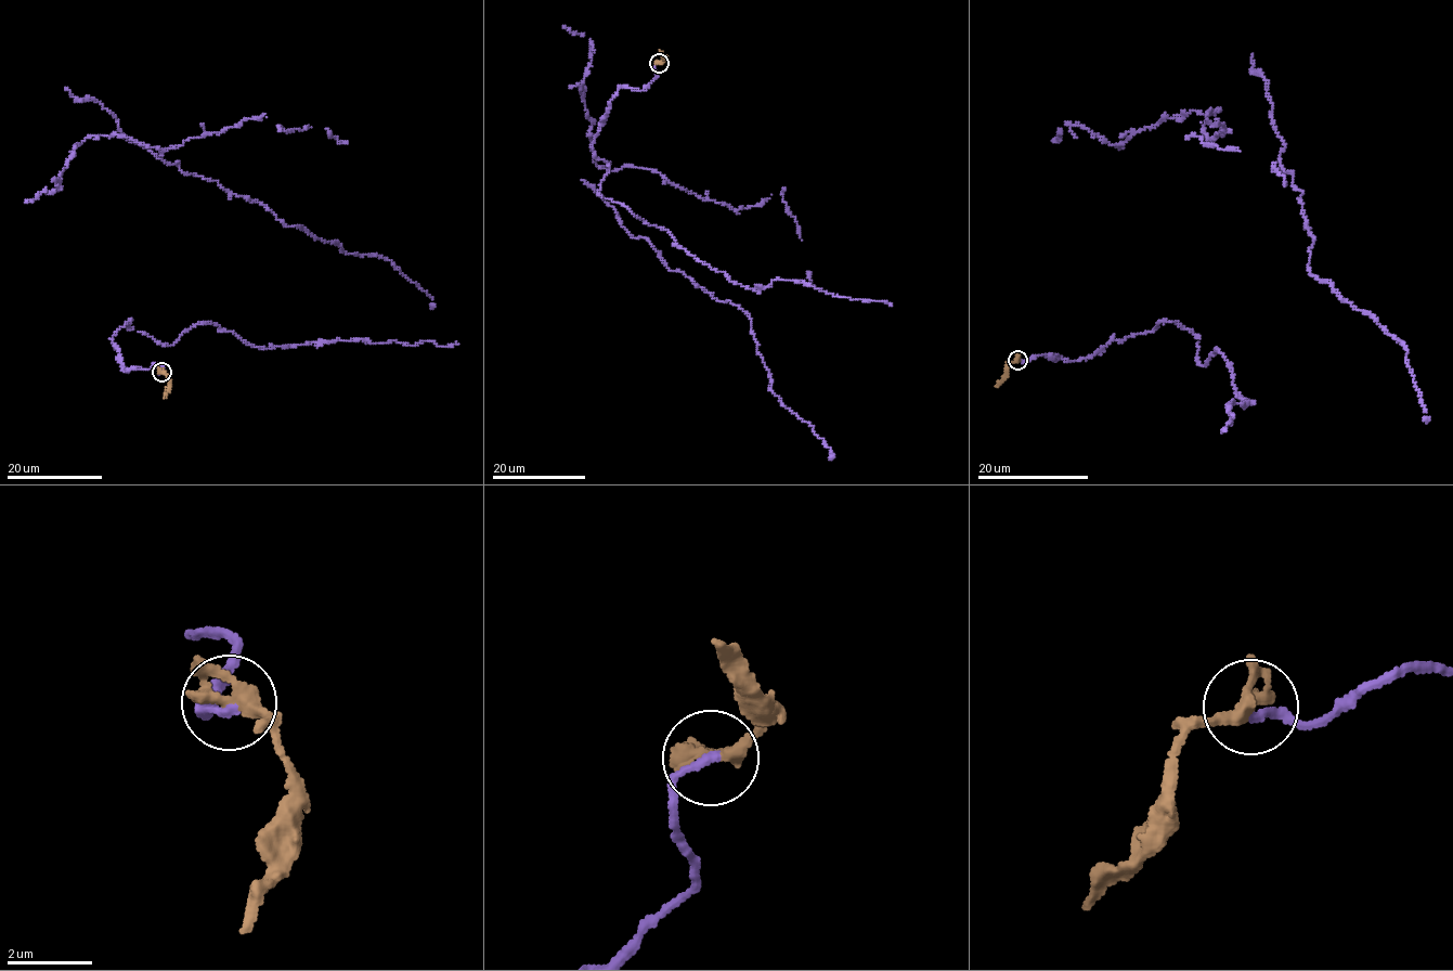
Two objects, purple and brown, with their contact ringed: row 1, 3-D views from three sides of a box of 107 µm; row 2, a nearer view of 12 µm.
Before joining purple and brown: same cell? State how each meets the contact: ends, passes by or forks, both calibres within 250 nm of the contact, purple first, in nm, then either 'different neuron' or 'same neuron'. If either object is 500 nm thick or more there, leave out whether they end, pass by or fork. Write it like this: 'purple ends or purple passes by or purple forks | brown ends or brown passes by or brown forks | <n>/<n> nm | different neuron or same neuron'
purple ends | brown passes by | 190/340 nm | same neuron

